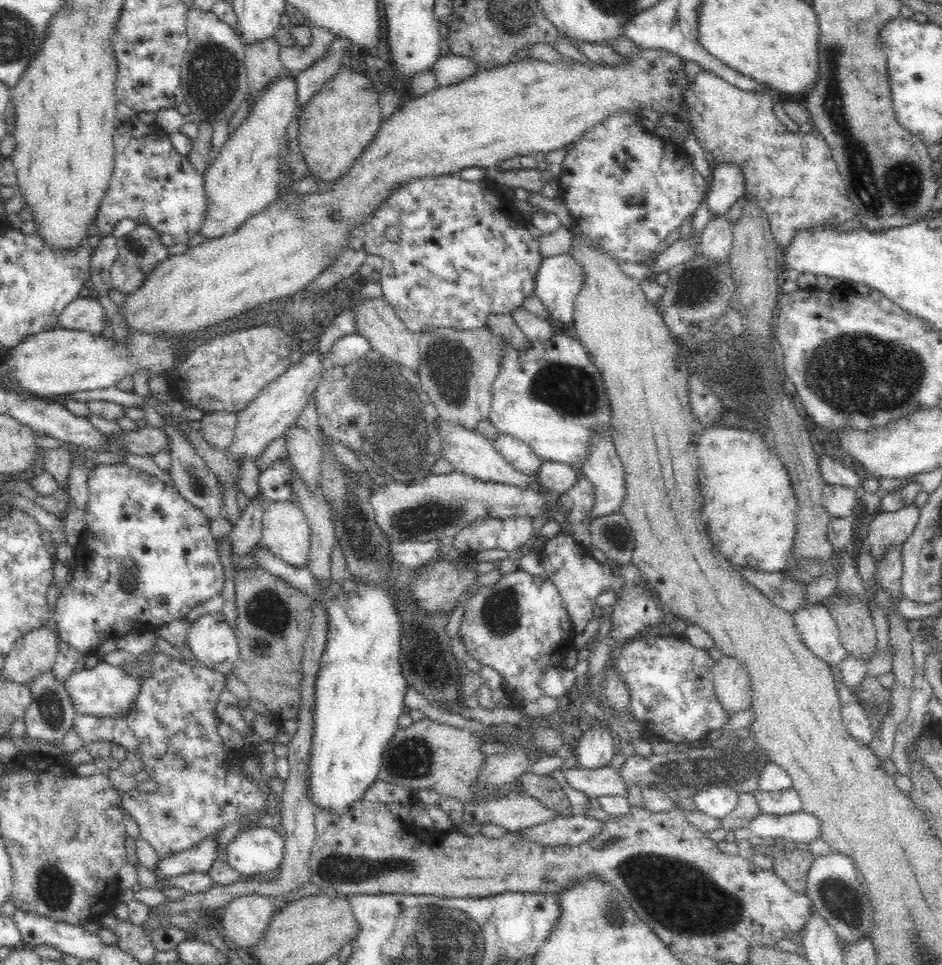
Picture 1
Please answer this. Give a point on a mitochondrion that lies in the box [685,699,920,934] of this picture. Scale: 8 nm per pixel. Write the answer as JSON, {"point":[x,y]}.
{"point":[839,899]}

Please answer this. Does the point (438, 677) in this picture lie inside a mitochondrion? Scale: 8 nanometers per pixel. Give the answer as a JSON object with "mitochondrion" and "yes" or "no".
{"mitochondrion":"yes"}

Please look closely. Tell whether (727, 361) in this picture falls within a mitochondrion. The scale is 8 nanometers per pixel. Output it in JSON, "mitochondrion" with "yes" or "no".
{"mitochondrion":"yes"}

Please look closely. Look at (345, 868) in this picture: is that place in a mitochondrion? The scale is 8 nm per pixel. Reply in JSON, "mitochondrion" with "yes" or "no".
{"mitochondrion":"yes"}

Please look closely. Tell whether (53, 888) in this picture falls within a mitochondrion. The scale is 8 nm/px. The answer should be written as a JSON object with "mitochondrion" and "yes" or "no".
{"mitochondrion":"yes"}

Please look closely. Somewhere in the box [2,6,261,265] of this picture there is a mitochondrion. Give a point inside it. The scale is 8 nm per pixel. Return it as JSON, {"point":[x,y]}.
{"point":[212,75]}

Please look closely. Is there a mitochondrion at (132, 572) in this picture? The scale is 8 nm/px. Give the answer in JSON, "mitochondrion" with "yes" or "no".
{"mitochondrion":"yes"}

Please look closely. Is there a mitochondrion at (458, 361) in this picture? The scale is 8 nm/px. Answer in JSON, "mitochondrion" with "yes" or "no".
{"mitochondrion":"yes"}

